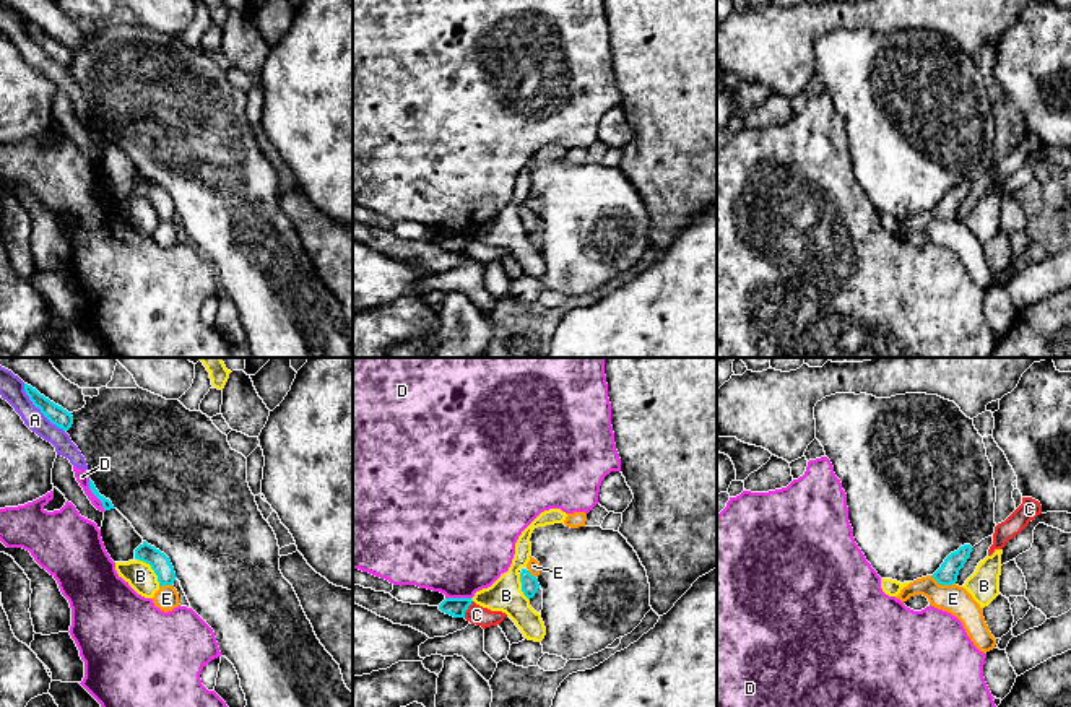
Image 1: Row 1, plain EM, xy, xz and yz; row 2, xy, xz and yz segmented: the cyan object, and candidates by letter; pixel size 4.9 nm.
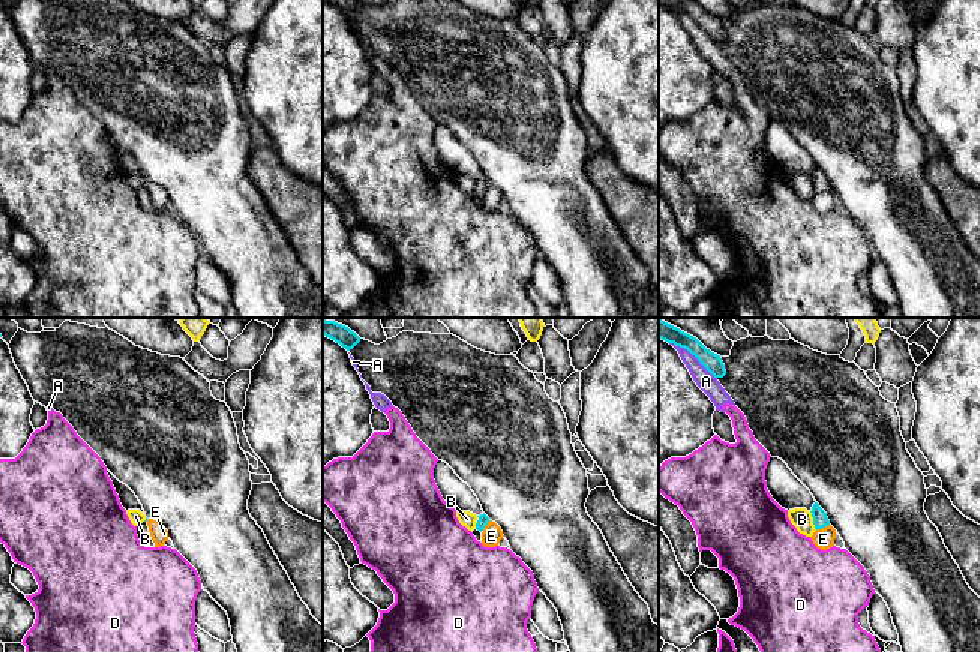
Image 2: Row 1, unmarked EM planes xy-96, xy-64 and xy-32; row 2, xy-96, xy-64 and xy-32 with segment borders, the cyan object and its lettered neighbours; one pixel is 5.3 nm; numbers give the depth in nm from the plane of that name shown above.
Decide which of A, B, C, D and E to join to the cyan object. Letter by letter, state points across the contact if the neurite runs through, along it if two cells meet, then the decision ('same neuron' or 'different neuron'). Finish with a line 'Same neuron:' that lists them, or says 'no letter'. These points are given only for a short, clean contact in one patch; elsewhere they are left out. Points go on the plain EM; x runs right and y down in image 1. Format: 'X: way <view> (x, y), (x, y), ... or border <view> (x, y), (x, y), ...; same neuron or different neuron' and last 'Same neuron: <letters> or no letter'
A: different neuron
B: border xy (135, 194), (150, 202), (160, 221); different neuron
C: border xz (472, 236), (463, 252); different neuron
D: different neuron
E: border yz (930, 212), (940, 220), (954, 220); different neuron
Same neuron: no letter

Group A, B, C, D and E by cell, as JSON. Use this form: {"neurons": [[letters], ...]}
{"neurons": [["A", "D"], ["B"], ["C"], ["E"]]}

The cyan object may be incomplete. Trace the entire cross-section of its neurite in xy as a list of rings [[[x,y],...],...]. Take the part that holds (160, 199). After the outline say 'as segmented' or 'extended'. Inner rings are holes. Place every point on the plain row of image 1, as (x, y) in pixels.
[[[143,177],[135,185],[135,195],[143,197],[151,202],[151,205],[158,211],[159,223],[174,219],[176,208],[169,193],[159,185],[156,185],[154,182]]]; as segmented

